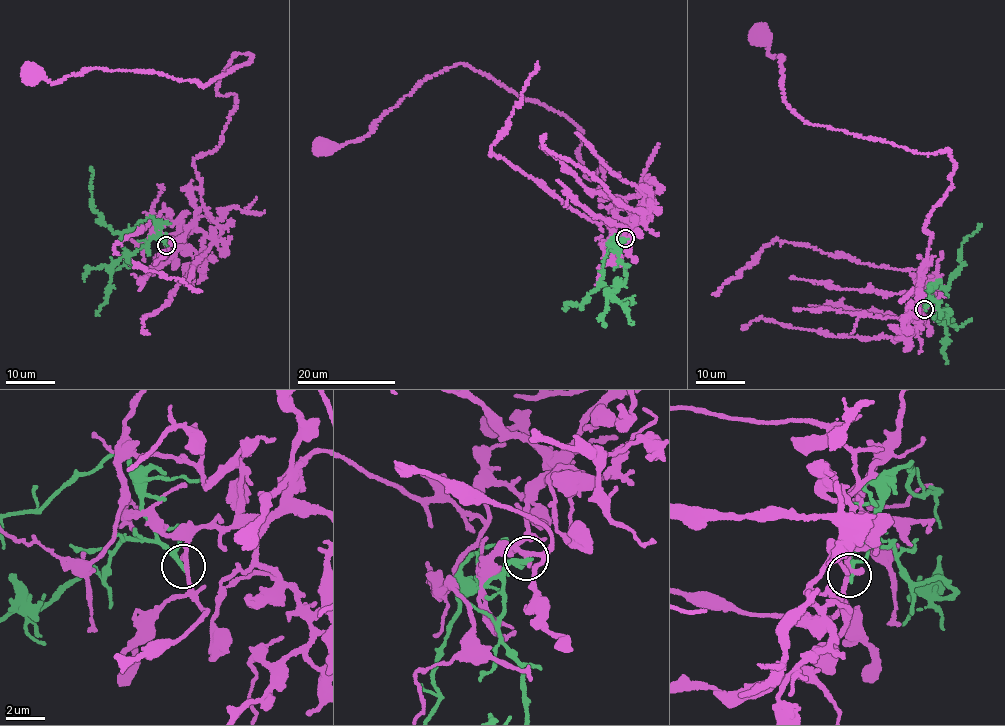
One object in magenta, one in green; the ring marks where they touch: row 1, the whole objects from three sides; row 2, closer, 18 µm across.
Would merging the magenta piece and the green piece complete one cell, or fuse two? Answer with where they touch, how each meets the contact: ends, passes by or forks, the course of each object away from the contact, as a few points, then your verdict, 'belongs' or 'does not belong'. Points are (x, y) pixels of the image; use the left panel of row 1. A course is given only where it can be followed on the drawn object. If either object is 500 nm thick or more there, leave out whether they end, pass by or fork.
place (166, 245); magenta passes by; green passes by; course magenta (167, 244), (222, 232), (194, 158), (235, 104), (217, 93), (230, 58), (252, 55), (203, 86), (30, 74); course green (167, 244), (151, 217), (132, 230), (120, 232), (114, 232), (104, 224), (93, 209), (91, 167); does not belong

